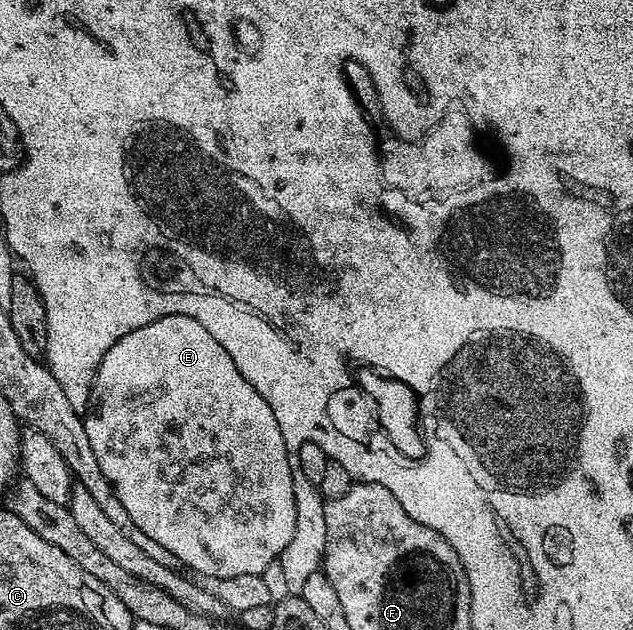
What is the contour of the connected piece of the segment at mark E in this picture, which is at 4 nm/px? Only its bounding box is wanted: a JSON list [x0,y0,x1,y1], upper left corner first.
[83,315,297,581]

